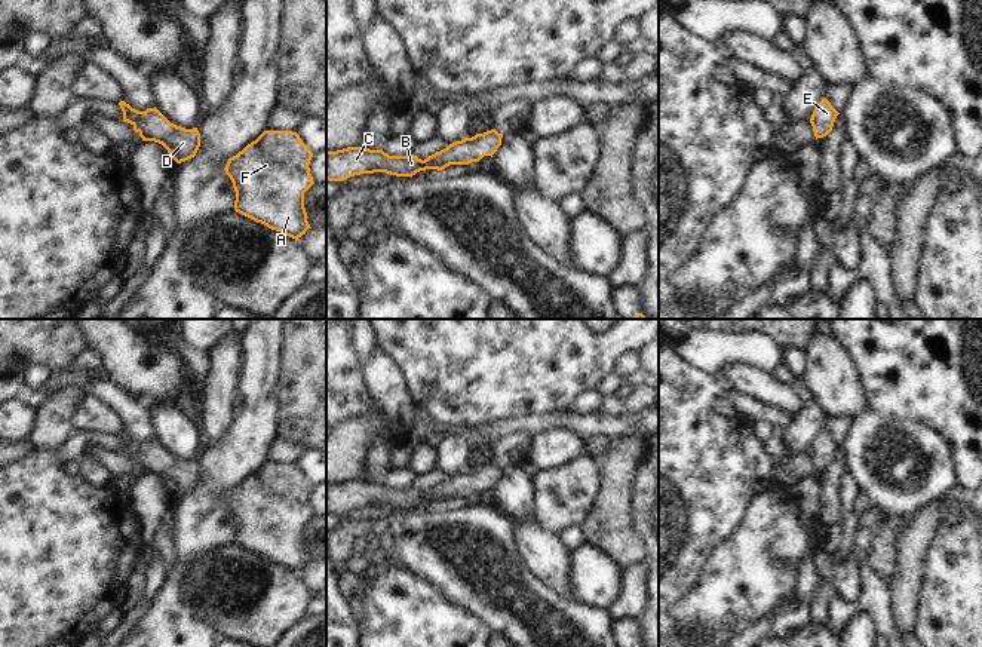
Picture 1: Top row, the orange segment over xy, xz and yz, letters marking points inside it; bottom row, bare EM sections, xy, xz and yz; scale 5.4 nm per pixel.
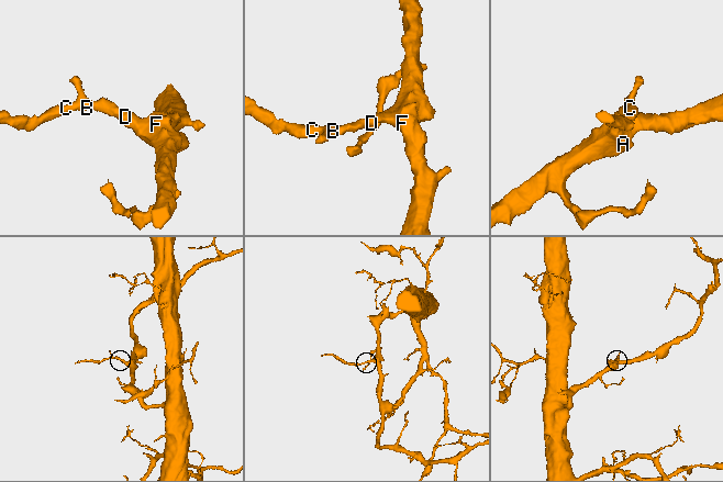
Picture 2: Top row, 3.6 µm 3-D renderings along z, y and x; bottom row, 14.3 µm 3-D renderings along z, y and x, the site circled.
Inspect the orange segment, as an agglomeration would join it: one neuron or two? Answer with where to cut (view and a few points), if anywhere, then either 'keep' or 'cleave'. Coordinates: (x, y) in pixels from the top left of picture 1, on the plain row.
no cut; keep

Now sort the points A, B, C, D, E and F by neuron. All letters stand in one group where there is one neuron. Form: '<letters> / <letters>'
A B C D E F

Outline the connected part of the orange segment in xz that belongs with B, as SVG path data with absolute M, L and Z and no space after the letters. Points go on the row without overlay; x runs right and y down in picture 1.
M495 462L476 466L449 476L421 493L414 487L389 488L383 482L363 479L347 479L337 484L326 484L326 512L344 513L360 506L386 505L396 509L412 509L420 503L442 503L449 497L469 497L479 494L484 488L491 488L501 478L503 466Z

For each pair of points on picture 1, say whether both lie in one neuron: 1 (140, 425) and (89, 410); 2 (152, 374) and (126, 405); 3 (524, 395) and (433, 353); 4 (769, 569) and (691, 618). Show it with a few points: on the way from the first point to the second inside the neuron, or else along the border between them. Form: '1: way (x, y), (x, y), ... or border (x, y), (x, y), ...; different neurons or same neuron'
1: border (92, 395), (117, 417), (122, 432); different neurons
2: border (109, 379), (131, 396); different neurons
3: way (502, 373), (482, 353), (456, 353); same neuron
4: way (749, 572), (711, 607); same neuron

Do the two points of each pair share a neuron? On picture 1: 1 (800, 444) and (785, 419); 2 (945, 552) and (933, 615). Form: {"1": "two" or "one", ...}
{"1": "two", "2": "one"}

